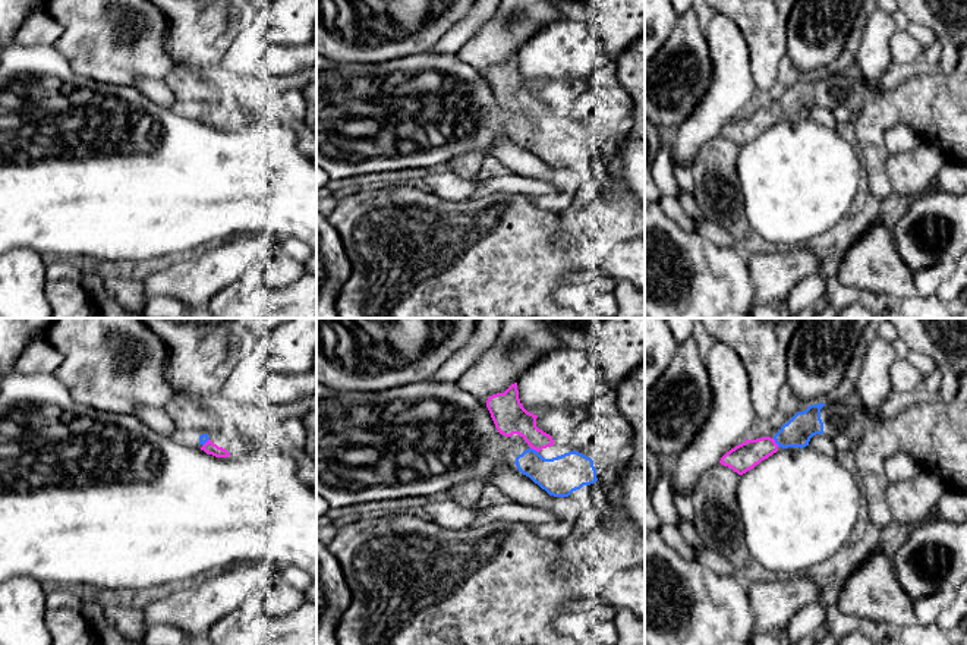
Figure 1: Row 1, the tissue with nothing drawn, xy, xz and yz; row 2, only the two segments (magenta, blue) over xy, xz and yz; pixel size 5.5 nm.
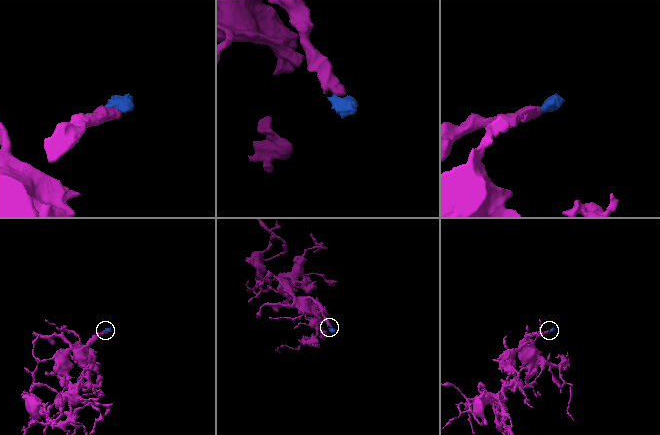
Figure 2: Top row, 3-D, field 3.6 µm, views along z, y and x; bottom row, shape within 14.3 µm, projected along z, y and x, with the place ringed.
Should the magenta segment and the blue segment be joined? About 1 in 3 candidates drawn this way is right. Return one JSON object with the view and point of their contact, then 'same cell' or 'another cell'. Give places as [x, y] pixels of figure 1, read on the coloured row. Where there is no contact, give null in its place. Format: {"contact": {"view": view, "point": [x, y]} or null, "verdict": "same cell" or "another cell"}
{"contact": {"view": "yz", "point": [775, 443]}, "verdict": "same cell"}

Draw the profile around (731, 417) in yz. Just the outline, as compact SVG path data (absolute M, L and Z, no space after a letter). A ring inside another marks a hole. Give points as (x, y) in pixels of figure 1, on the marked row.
M722 342L705 359L712 387L712 406L694 440L667 462L671 488L692 494L699 476L721 457L749 438L756 413L752 403L749 372L734 349Z

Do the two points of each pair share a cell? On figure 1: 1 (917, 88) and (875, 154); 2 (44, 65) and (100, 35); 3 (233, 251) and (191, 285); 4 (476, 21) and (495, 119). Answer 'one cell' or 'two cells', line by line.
1: one cell
2: two cells
3: one cell
4: two cells

